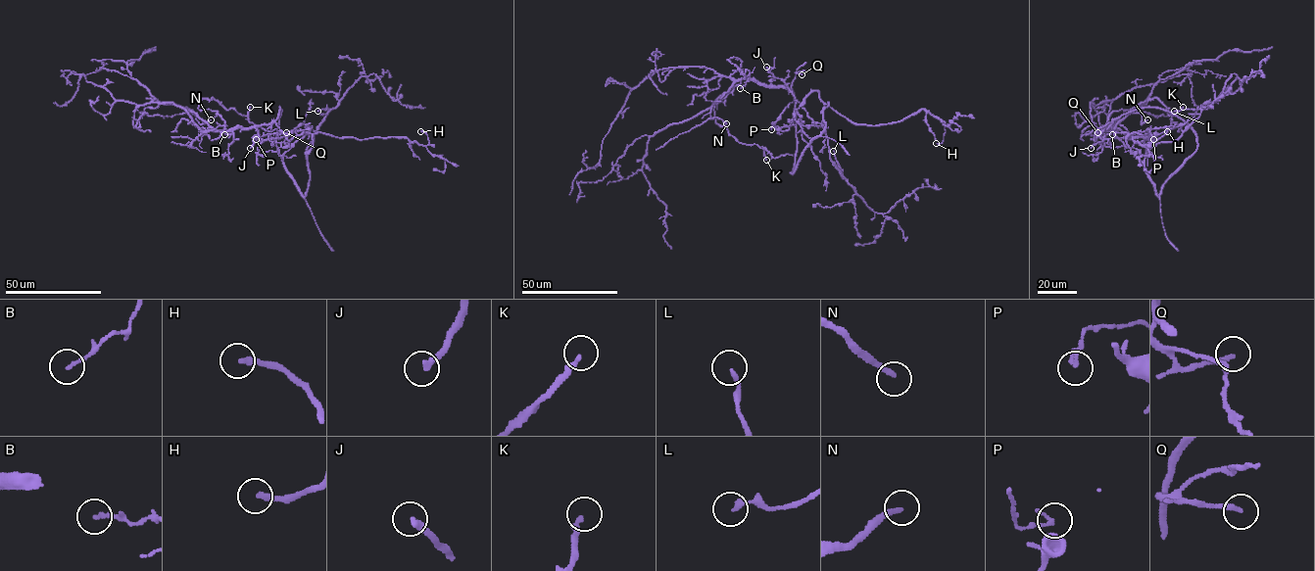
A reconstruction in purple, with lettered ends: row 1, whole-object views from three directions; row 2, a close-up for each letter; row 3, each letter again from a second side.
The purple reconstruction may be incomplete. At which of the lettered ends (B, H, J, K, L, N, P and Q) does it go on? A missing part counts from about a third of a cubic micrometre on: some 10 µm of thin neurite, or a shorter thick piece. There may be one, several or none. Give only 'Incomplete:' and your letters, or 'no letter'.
Incomplete: H, J, K, N

